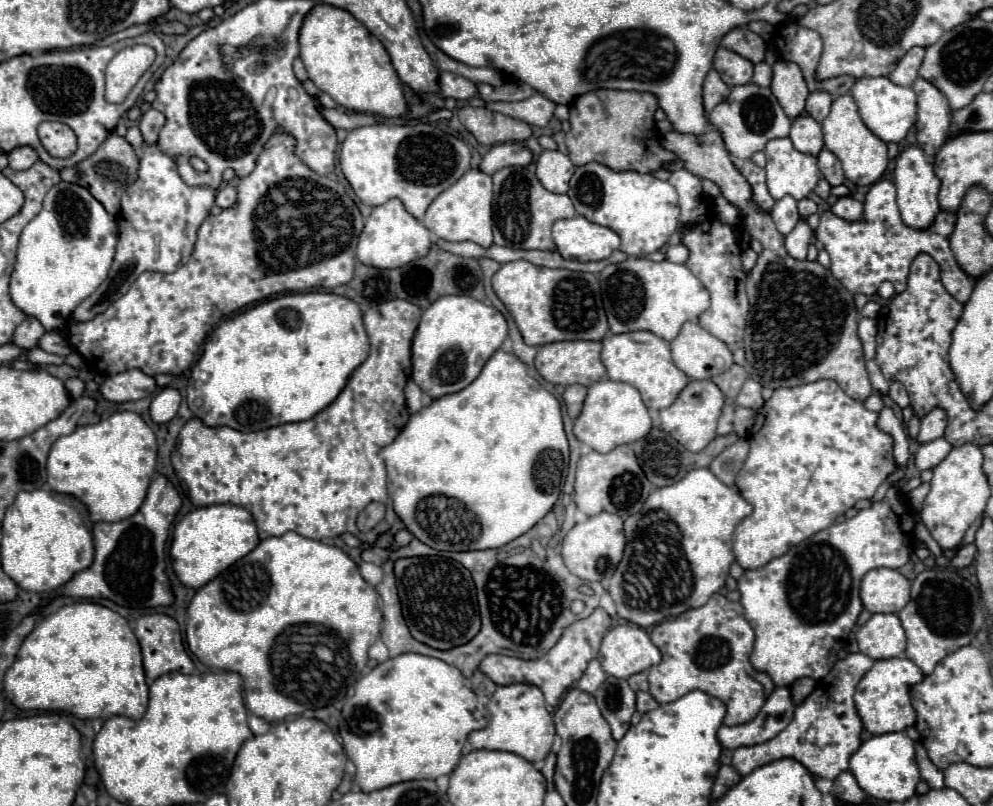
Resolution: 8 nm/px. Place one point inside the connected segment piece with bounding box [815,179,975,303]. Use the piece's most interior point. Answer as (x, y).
(879, 247)

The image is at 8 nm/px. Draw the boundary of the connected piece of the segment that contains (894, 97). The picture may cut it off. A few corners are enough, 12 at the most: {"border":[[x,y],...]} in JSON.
{"border":[[859,77],[849,95],[863,123],[899,143],[915,123],[913,89]]}

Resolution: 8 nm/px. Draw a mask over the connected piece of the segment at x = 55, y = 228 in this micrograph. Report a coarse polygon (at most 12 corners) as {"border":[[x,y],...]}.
{"border":[[73,183],[19,237],[11,301],[63,331],[105,281],[117,221]]}

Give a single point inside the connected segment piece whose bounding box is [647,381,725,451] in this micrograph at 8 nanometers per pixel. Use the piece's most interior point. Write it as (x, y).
(692, 419)

